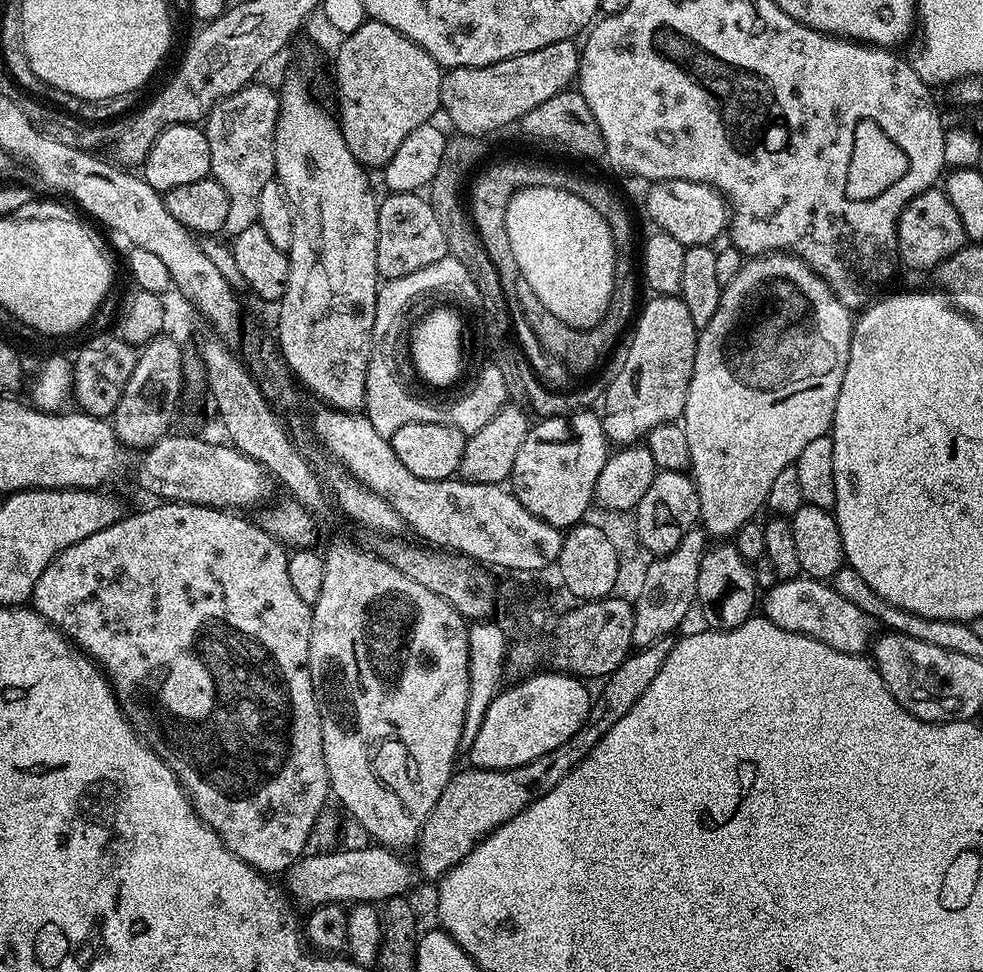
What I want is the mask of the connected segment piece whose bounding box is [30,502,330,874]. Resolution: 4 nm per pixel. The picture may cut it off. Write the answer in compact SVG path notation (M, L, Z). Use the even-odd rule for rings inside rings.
M175 502L157 503L157 508L148 508L145 512L136 512L126 514L123 519L114 522L114 526L106 526L106 530L98 530L94 534L90 534L90 538L82 538L82 542L74 542L74 546L70 546L66 550L62 550L50 562L50 566L46 566L46 570L42 570L42 578L38 578L38 582L32 591L31 607L42 618L46 618L46 622L50 622L63 636L68 637L80 651L95 660L100 665L100 669L104 671L108 678L108 683L112 686L112 691L116 693L116 701L120 703L120 708L124 711L126 719L132 723L132 727L136 729L141 740L154 750L154 754L158 754L158 758L162 758L162 762L166 762L166 766L170 766L170 770L178 778L178 782L184 787L184 793L188 795L192 802L192 809L203 818L204 823L209 824L218 834L218 838L222 838L222 842L240 859L246 862L257 872L265 874L273 874L272 872L287 873L288 867L291 866L301 856L305 855L308 839L314 836L316 832L316 822L320 819L325 811L324 803L330 800L330 789L328 786L328 771L326 770L326 758L322 754L322 726L320 725L320 711L316 705L316 695L314 694L314 686L310 678L310 670L308 669L308 655L310 654L310 634L312 633L312 605L302 602L302 598L298 598L298 593L294 591L294 586L290 583L290 570L288 569L289 553L286 551L285 545L281 544L271 534L265 532L259 523L243 520L243 515L237 514L232 510L222 508L207 508L201 504L177 504Z

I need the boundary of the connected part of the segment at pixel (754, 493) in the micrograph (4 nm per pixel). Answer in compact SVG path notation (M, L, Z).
M765 254L749 259L738 270L738 274L734 274L734 278L723 285L718 302L718 314L714 314L708 325L699 329L696 338L694 370L682 417L686 446L690 446L690 475L695 483L700 503L699 523L709 537L732 538L741 526L753 523L759 517L756 515L759 514L760 508L762 512L767 505L770 486L778 479L778 474L782 474L782 470L793 467L798 454L802 454L802 450L806 450L806 446L809 442L814 442L814 438L829 435L838 394L842 390L842 378L846 374L846 366L850 358L853 323L853 309L847 308L833 294L828 283L815 270L791 254Z

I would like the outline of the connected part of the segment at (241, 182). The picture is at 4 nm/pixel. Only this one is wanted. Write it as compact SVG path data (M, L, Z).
M261 82L247 84L234 94L223 96L208 112L202 127L206 134L206 142L210 142L210 173L211 179L226 190L226 198L230 198L230 207L226 213L226 226L224 232L229 237L238 235L242 230L258 223L258 202L264 200L262 189L266 182L270 182L276 175L276 163L274 162L274 130L278 122L278 110L280 109L280 97L277 89L267 88Z

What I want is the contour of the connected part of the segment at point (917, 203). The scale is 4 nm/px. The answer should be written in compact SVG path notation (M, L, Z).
M936 186L918 194L902 210L898 218L896 237L899 263L903 267L905 264L908 268L925 271L924 273L941 264L946 258L950 258L966 244L962 218L958 218L958 210L954 210L950 198Z

